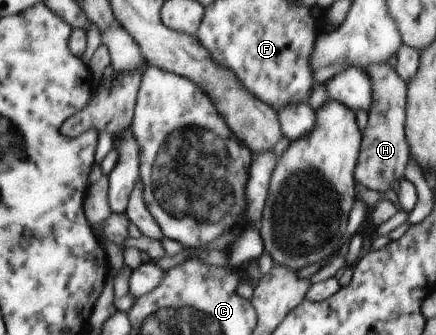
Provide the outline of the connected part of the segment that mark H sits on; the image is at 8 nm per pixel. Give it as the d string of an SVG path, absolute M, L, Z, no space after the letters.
M387 62L369 64L361 68L371 80L371 106L361 139L360 158L357 160L356 179L359 186L375 192L393 190L393 183L401 182L403 170L409 158L409 146L405 140L406 83L397 76Z

